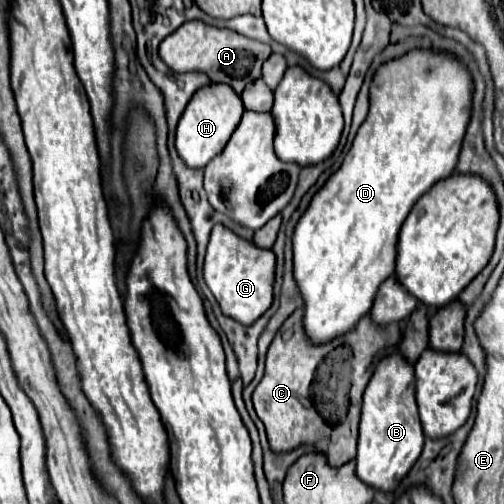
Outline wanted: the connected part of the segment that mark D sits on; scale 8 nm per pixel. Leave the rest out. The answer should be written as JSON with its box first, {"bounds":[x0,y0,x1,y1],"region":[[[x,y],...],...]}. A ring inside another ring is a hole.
{"bounds":[294,49,474,343],"region":[[[414,49],[408,55],[400,55],[396,59],[386,61],[384,65],[380,65],[374,73],[372,85],[370,85],[370,113],[366,117],[366,121],[360,125],[354,143],[350,147],[350,151],[346,153],[340,169],[336,173],[332,173],[328,177],[328,181],[316,191],[316,195],[312,197],[306,213],[300,217],[296,231],[294,231],[294,279],[298,281],[302,299],[304,299],[304,329],[310,337],[312,343],[326,343],[338,335],[344,335],[346,331],[350,331],[360,317],[364,317],[370,309],[372,309],[372,301],[374,295],[380,287],[380,283],[384,279],[388,279],[394,273],[394,263],[396,263],[396,245],[398,245],[398,233],[400,227],[404,223],[404,219],[408,217],[412,205],[432,187],[432,183],[452,175],[452,171],[456,169],[458,163],[458,155],[462,149],[462,139],[470,121],[470,111],[472,111],[472,93],[474,93],[474,81],[472,75],[468,71],[468,67],[454,55],[454,53],[444,53],[444,51],[432,51],[432,49]]]}

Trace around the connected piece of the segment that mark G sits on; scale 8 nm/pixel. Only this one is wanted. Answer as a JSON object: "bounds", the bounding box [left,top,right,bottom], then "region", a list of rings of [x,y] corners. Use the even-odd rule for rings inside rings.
{"bounds":[204,225,276,325],"region":[[[218,225],[210,233],[210,243],[204,259],[204,281],[214,293],[216,301],[222,307],[222,313],[250,325],[254,323],[270,305],[274,297],[274,273],[276,273],[276,255],[274,251],[262,251],[254,247],[252,241],[246,241],[232,233],[228,227]]]}

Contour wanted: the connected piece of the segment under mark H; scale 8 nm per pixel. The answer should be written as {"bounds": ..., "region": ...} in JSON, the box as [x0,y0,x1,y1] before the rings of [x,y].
{"bounds":[176,83,244,169],"region":[[[210,83],[202,91],[196,91],[194,99],[190,99],[186,111],[182,113],[176,131],[176,149],[184,163],[192,169],[204,169],[206,163],[226,147],[230,135],[242,119],[242,113],[244,107],[240,95],[236,95],[236,91],[224,83]]]}

